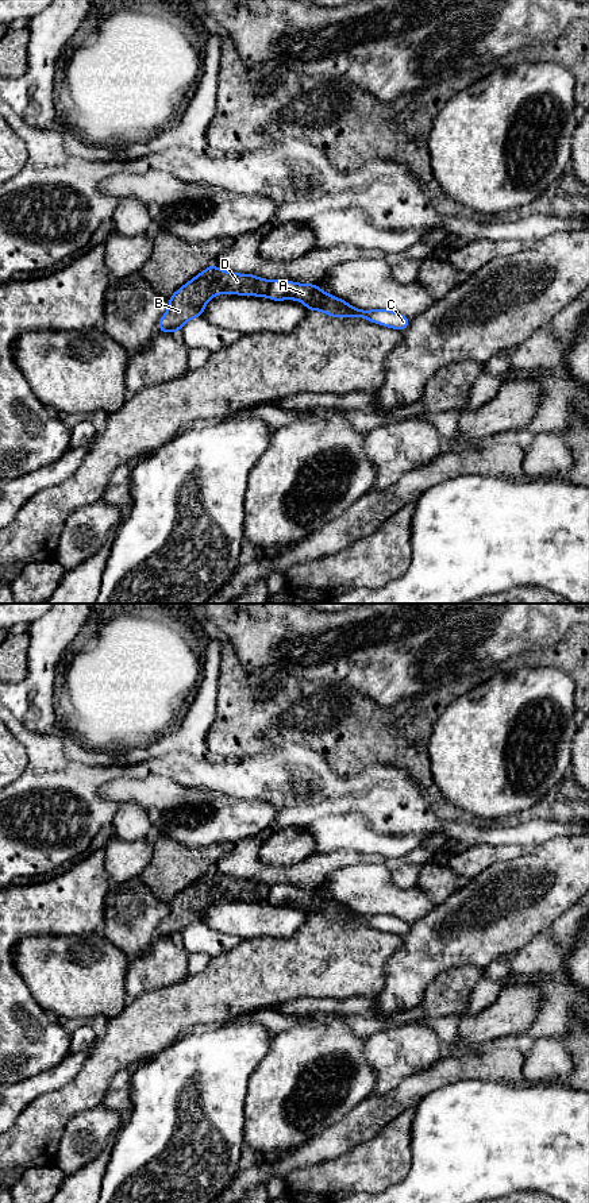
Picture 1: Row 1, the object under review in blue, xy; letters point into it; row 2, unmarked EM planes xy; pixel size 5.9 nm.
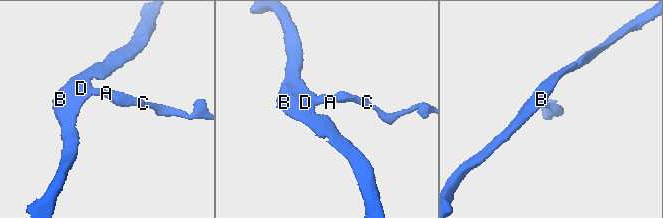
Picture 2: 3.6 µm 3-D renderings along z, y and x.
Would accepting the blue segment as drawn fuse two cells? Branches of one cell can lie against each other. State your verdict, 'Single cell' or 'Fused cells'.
Fused cells

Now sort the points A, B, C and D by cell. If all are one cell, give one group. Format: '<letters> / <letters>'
A C / B D

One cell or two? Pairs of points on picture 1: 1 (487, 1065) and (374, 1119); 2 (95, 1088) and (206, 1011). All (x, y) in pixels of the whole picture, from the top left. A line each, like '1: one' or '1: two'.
1: one
2: one

